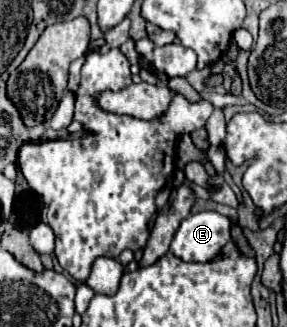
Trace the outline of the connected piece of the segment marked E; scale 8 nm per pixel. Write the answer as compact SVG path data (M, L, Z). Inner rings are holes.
M200 211L188 215L170 245L170 251L182 261L206 263L212 261L230 237L230 219L216 211Z

